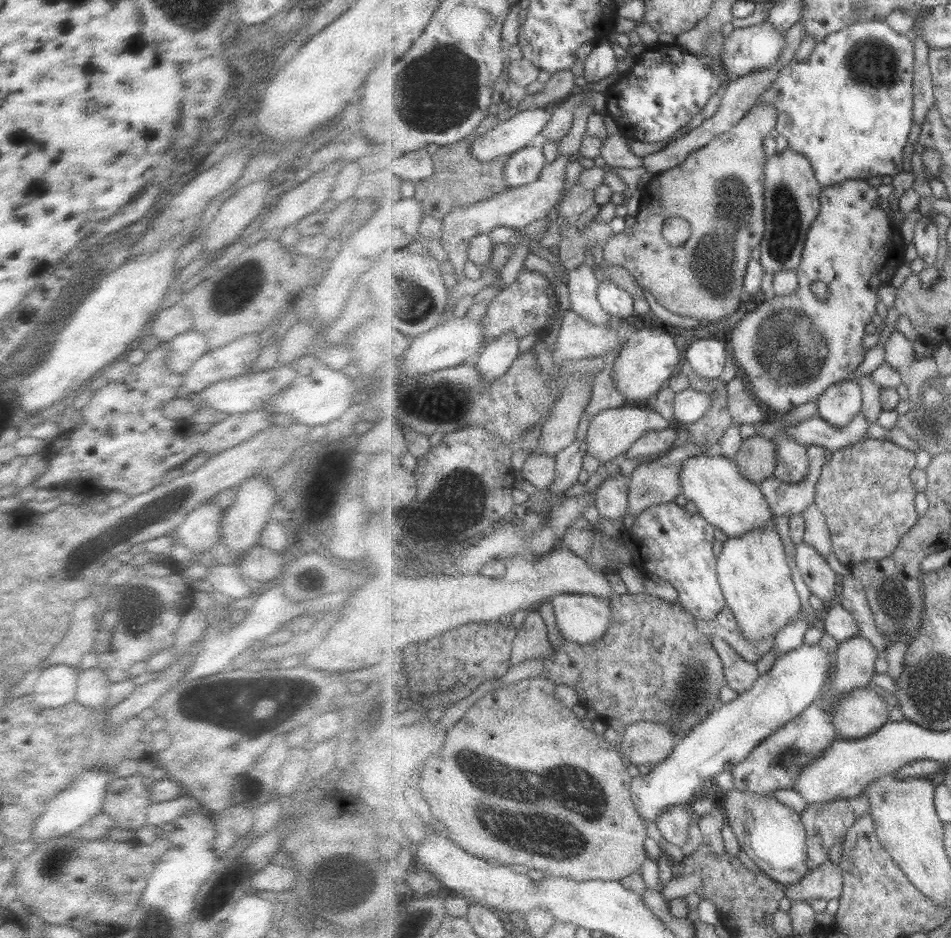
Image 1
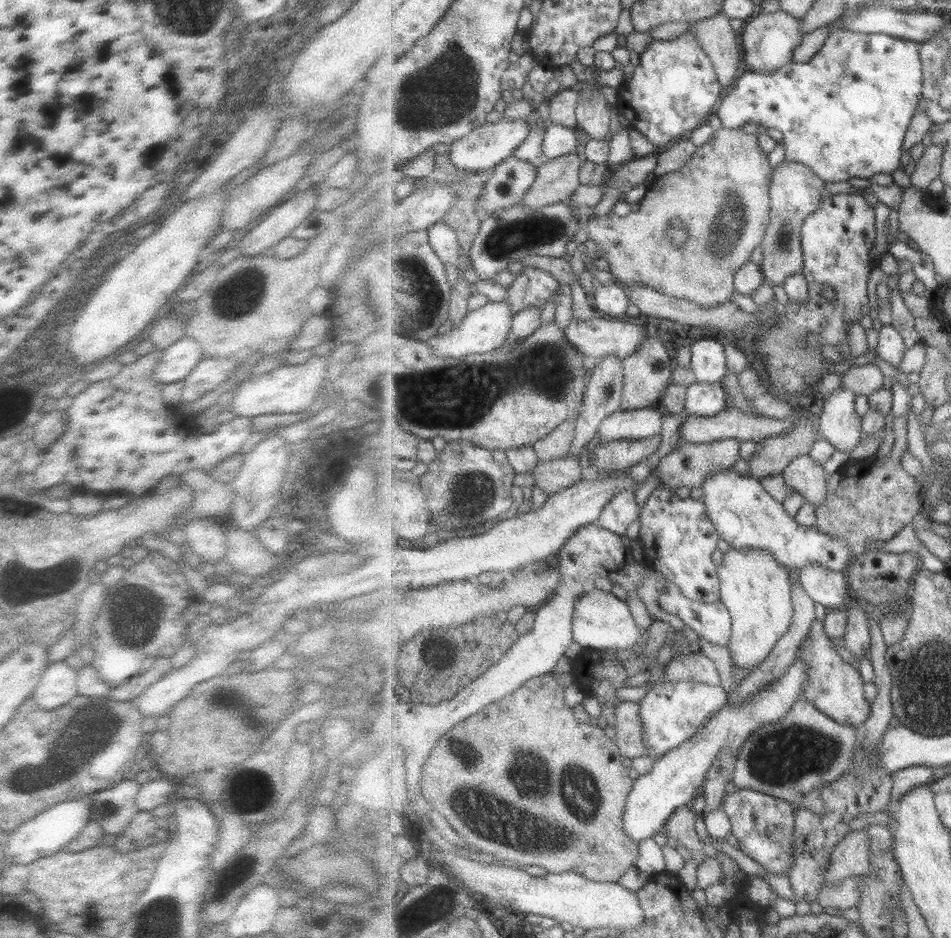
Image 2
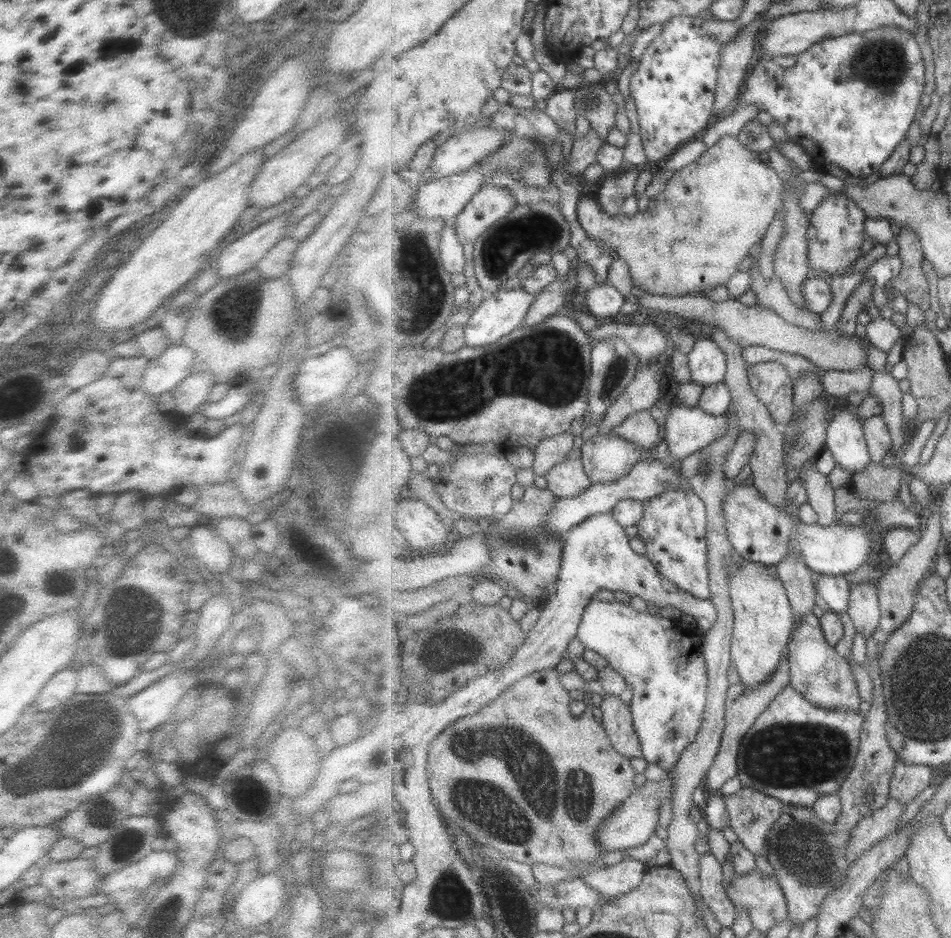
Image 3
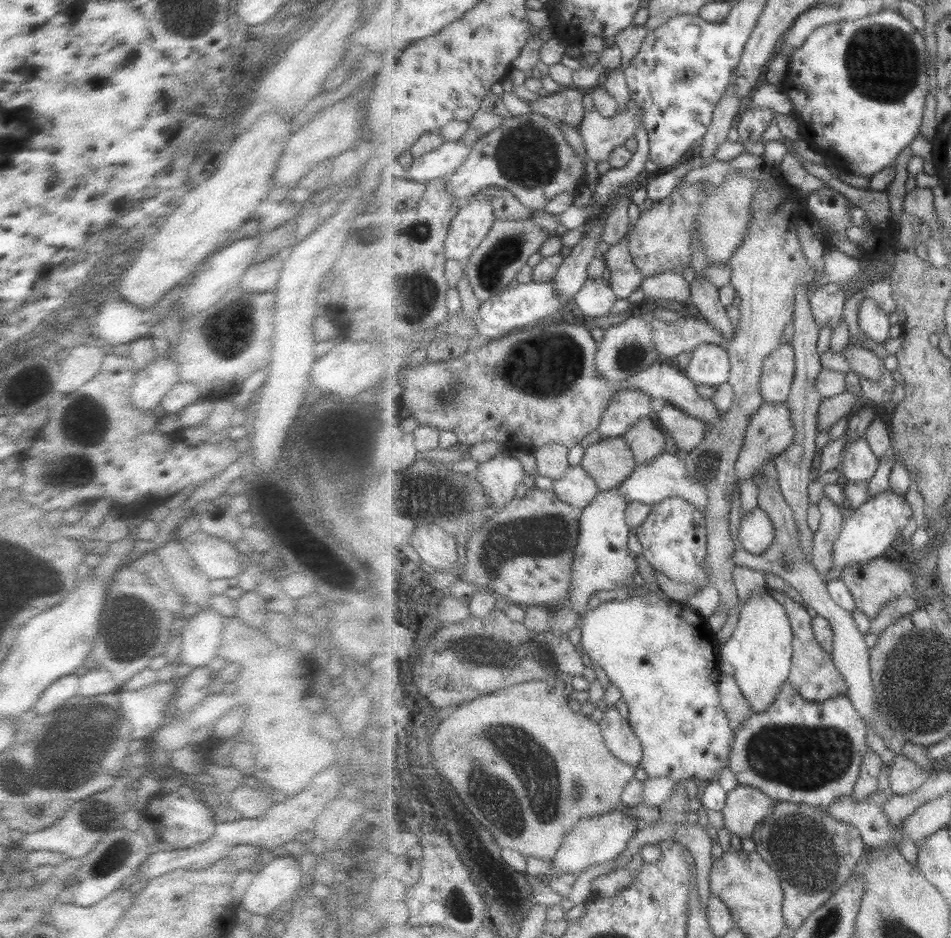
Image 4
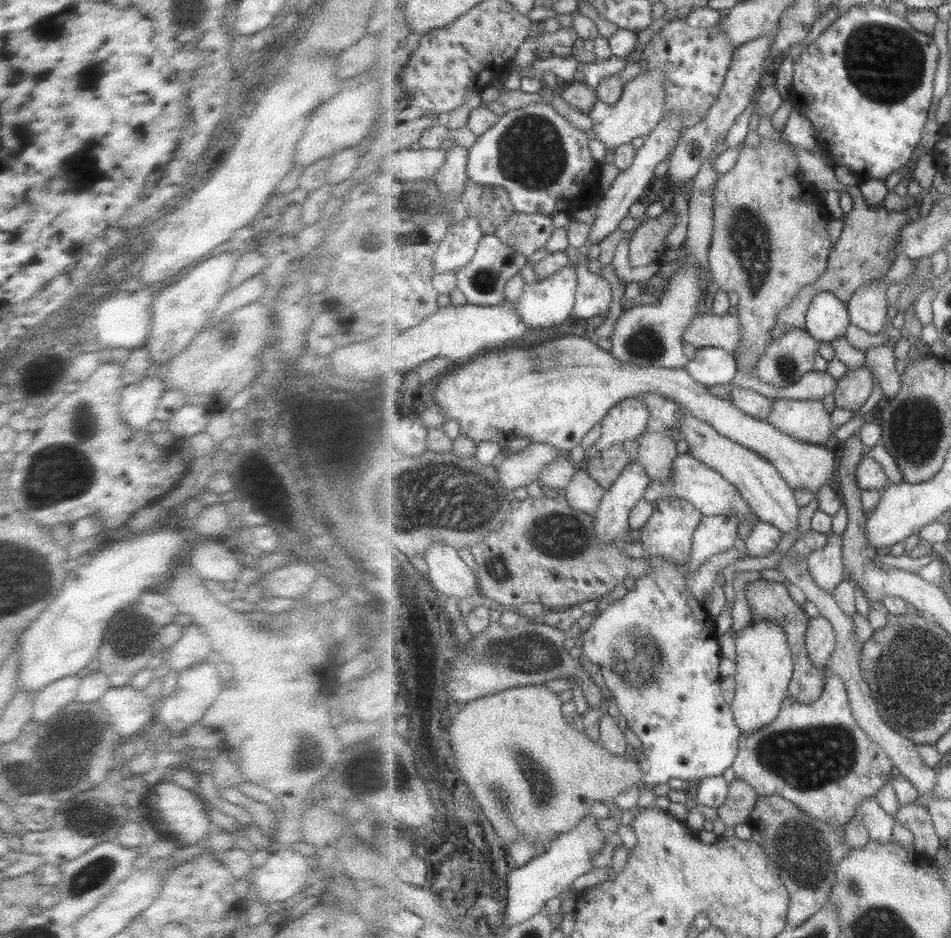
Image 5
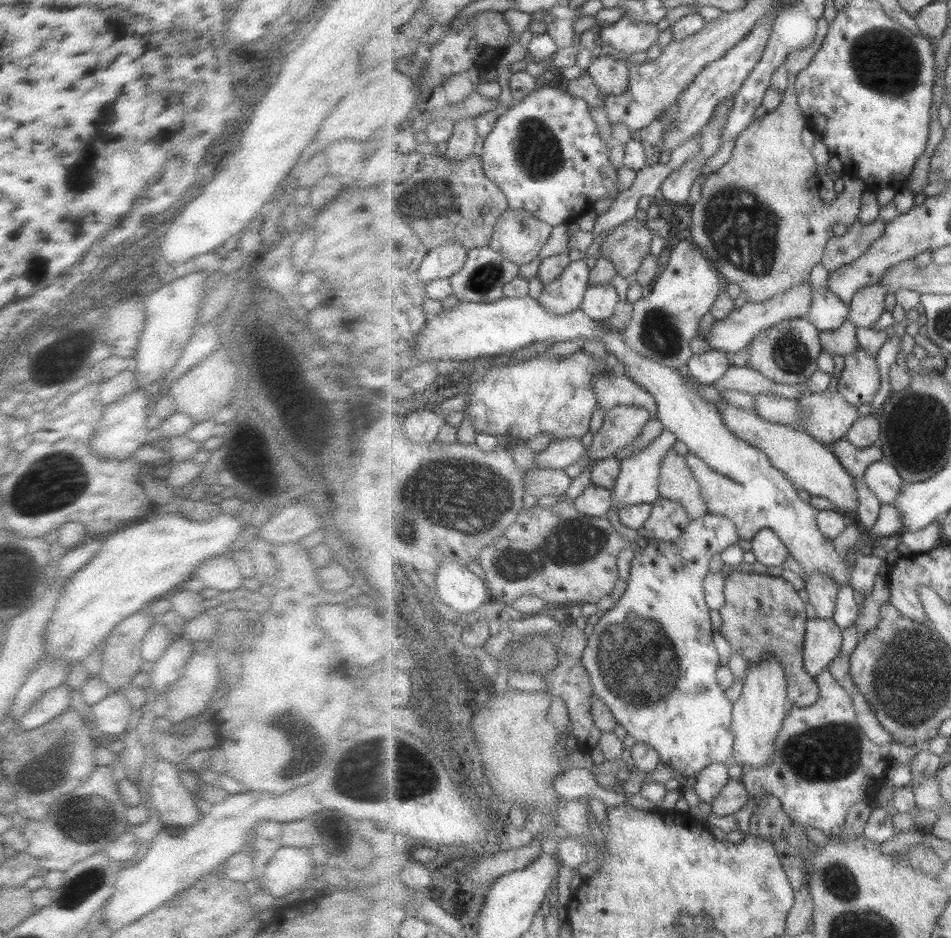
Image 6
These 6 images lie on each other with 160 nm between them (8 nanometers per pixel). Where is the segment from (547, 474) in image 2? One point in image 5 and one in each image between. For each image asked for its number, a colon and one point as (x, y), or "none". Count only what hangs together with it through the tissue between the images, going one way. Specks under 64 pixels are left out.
3: (569, 478)
4: (577, 487)
5: (584, 493)

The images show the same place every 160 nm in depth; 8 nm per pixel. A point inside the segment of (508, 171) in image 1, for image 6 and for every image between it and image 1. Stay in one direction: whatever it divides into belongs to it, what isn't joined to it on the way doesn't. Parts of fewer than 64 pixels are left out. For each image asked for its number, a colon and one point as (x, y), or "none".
2: (507, 183)
3: (492, 203)
4: (474, 220)
5: (463, 239)
6: (446, 260)

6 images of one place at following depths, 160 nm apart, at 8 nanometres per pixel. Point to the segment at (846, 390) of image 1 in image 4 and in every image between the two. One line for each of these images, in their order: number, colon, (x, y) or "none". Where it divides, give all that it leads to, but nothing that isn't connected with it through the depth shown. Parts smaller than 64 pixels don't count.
2: (839, 423)
3: (846, 440)
4: (859, 463)

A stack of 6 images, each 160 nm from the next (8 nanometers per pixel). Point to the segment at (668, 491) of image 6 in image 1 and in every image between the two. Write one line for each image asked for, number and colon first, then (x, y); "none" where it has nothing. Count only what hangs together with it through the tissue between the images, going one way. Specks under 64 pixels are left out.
1: (612, 432)
2: (644, 423)
3: (642, 428)
4: (648, 440)
5: (657, 450)

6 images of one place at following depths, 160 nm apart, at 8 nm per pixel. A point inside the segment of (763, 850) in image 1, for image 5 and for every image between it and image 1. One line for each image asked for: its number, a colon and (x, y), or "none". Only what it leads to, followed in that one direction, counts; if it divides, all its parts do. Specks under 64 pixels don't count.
2: (764, 826)
3: (753, 814)
4: (746, 807)
5: (742, 799)

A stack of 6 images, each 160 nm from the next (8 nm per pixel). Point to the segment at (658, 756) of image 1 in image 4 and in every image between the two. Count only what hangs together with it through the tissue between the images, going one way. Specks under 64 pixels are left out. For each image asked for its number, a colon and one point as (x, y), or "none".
2: (629, 734)
3: (617, 718)
4: (620, 737)

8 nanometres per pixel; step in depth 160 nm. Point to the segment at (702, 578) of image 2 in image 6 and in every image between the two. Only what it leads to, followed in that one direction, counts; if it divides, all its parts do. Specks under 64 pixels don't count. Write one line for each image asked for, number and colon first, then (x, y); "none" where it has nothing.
3: (674, 526)
4: (674, 537)
5: (669, 533)
6: (669, 519)

